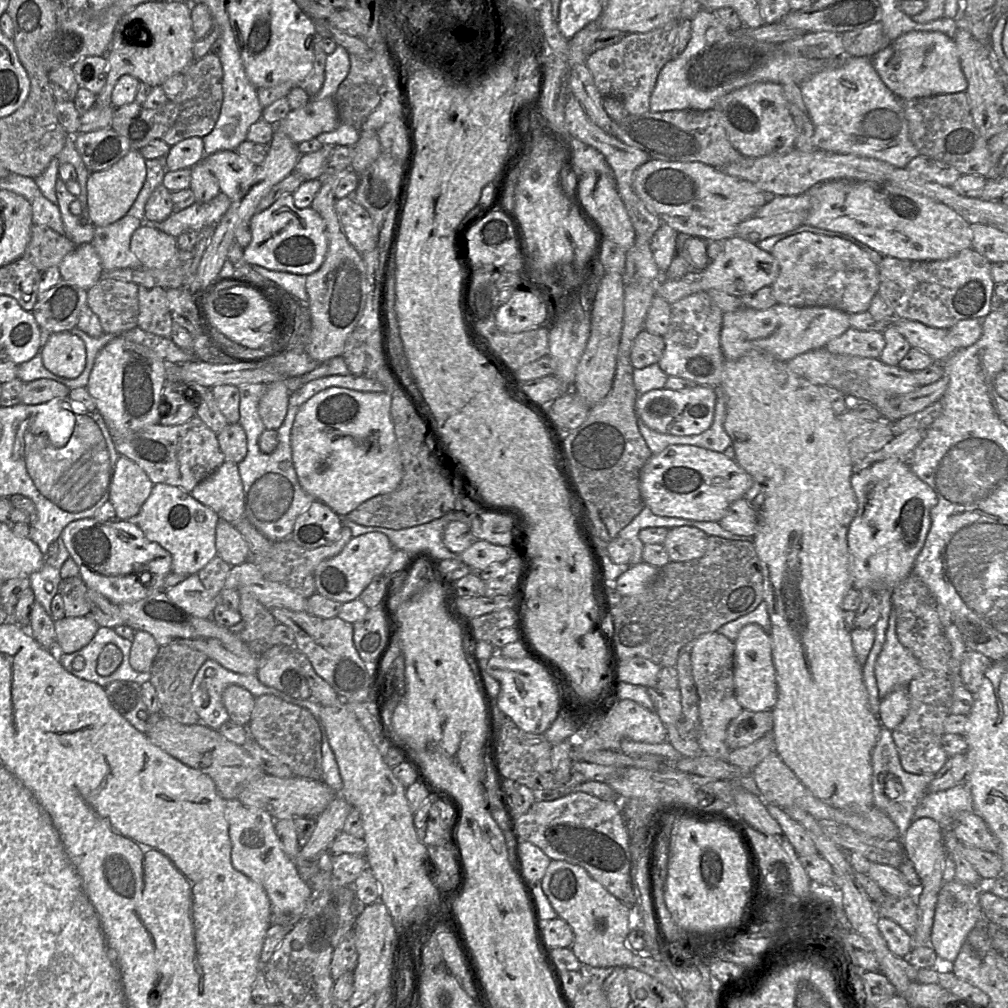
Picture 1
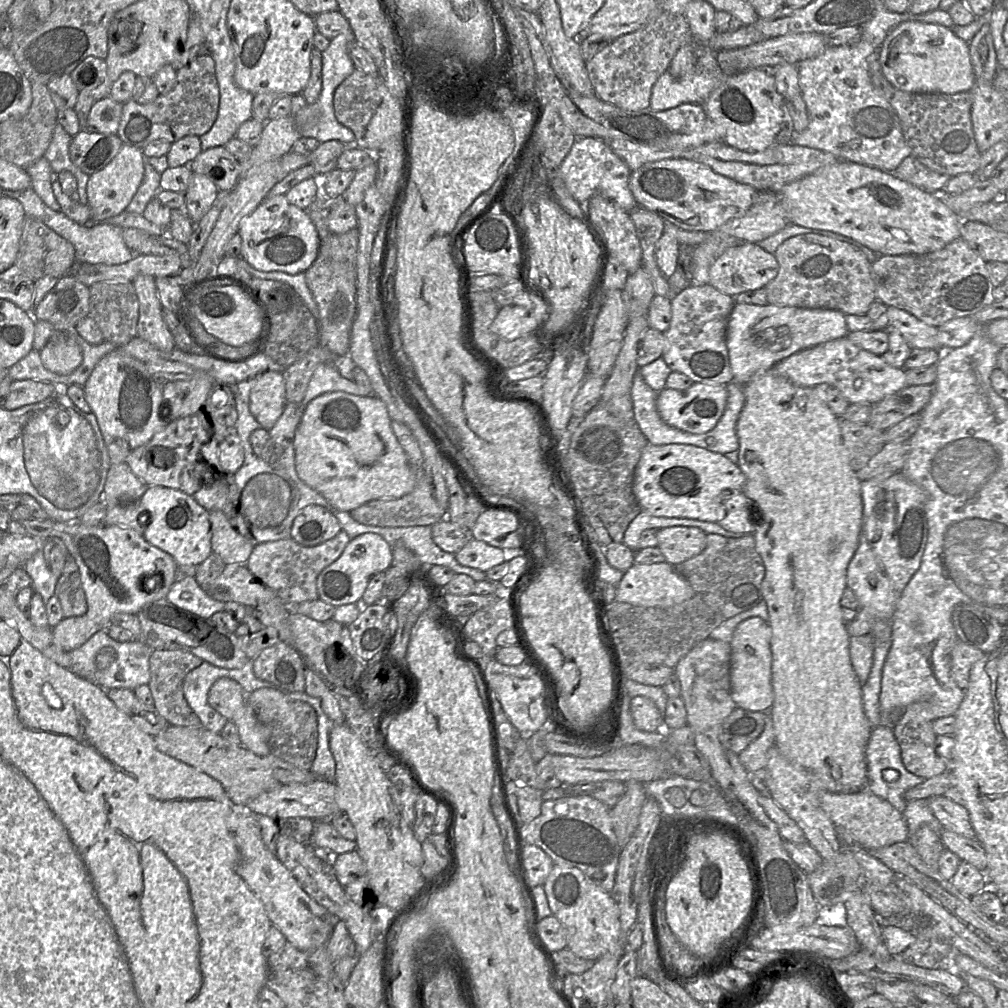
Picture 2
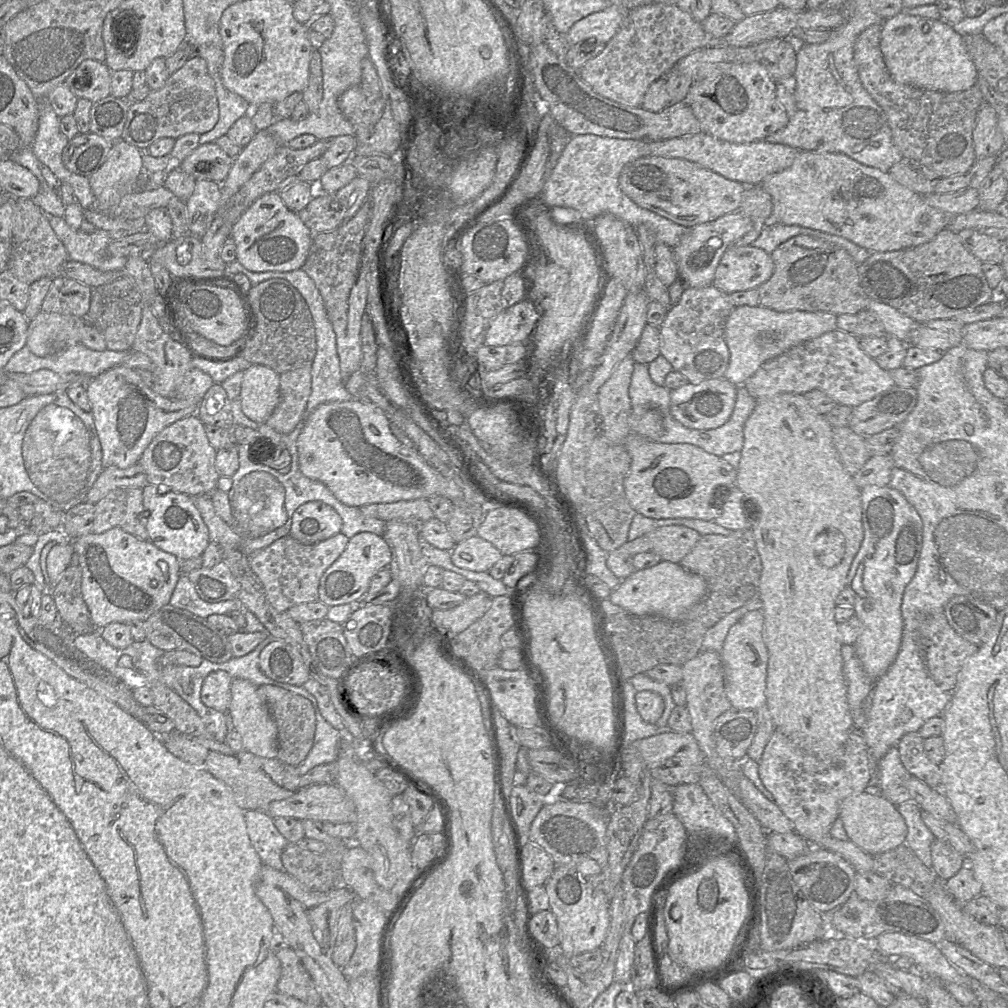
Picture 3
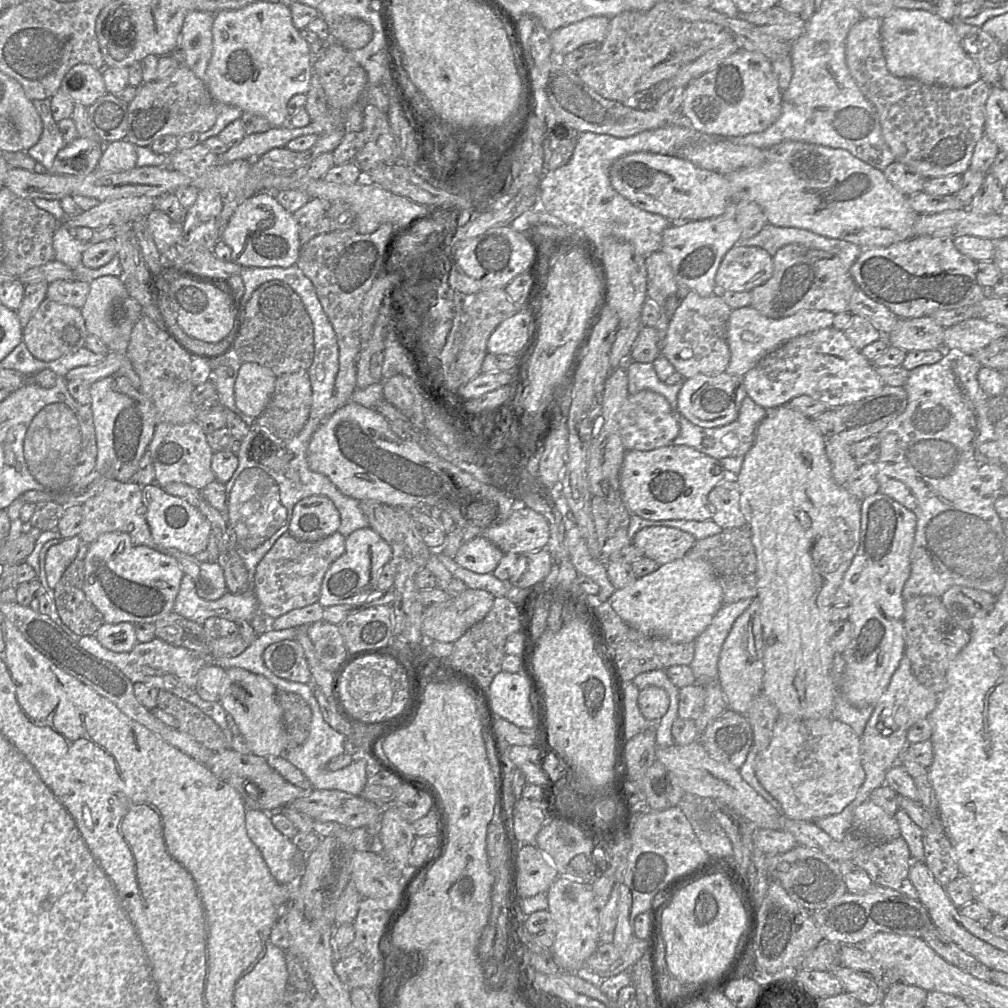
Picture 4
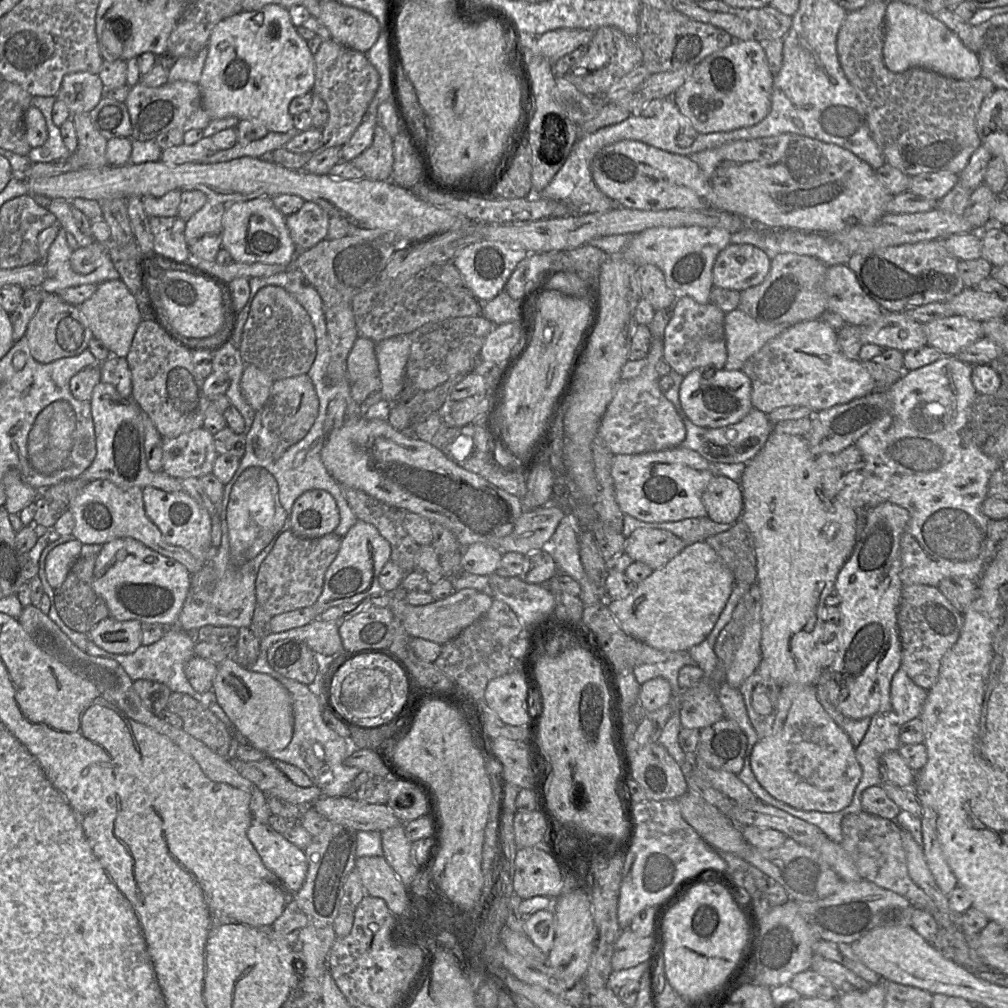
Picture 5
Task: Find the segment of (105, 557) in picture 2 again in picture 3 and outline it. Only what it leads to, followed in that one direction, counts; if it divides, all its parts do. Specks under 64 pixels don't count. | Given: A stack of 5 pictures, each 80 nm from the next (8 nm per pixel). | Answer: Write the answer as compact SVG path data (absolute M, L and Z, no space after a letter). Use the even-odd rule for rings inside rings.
M112 528L101 534L89 533L72 540L74 552L79 556L82 569L82 595L89 609L96 630L114 623L130 620L147 620L161 607L169 604L170 598L181 576L180 560L150 541L141 540L121 528Z

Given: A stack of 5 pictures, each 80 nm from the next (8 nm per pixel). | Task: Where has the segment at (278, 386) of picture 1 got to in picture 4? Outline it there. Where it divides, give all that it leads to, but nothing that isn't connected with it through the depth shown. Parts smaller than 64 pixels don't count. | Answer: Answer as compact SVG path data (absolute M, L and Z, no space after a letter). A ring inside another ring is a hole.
M242 363L235 382L234 393L238 409L257 419L268 405L277 376L257 363Z

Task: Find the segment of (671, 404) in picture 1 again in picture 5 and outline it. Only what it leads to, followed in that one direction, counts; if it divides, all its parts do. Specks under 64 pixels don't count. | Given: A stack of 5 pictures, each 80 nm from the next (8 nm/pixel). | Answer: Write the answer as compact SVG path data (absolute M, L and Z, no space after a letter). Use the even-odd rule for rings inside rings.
M722 368L715 370L711 376L710 371L703 372L702 369L694 369L682 379L679 388L679 400L688 419L700 427L718 428L736 423L753 409L751 402L751 381L742 370L726 370Z

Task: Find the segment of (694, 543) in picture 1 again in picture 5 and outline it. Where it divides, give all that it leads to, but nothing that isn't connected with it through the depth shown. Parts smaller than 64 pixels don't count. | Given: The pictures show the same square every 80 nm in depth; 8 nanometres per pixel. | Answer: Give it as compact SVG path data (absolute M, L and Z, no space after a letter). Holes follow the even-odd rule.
M636 528L625 539L623 551L633 561L643 562L653 570L664 566L680 553L686 543L672 532L657 528Z

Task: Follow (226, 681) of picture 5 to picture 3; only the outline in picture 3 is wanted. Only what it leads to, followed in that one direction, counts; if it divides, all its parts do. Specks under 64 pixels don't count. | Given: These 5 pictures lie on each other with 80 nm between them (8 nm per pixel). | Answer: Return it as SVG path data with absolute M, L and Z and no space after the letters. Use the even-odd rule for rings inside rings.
M233 678L231 702L226 714L228 714L234 730L240 734L245 751L259 757L275 759L278 754L277 725L269 713L267 705L259 696L257 692L258 687L248 680Z

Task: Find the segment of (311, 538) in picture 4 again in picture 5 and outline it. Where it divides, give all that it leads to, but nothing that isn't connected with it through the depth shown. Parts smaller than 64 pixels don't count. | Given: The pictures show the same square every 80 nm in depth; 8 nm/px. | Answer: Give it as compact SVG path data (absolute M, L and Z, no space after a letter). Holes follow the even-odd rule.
M312 489L294 501L290 529L299 537L314 539L333 532L339 521L333 496L325 490Z

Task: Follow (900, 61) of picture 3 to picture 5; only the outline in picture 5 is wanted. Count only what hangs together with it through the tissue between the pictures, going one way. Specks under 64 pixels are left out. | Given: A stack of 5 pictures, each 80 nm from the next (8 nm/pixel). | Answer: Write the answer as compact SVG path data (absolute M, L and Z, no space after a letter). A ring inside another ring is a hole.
M900 1L887 4L883 61L887 69L894 73L922 67L957 80L971 80L981 76L978 54L969 50L946 24L932 14Z

